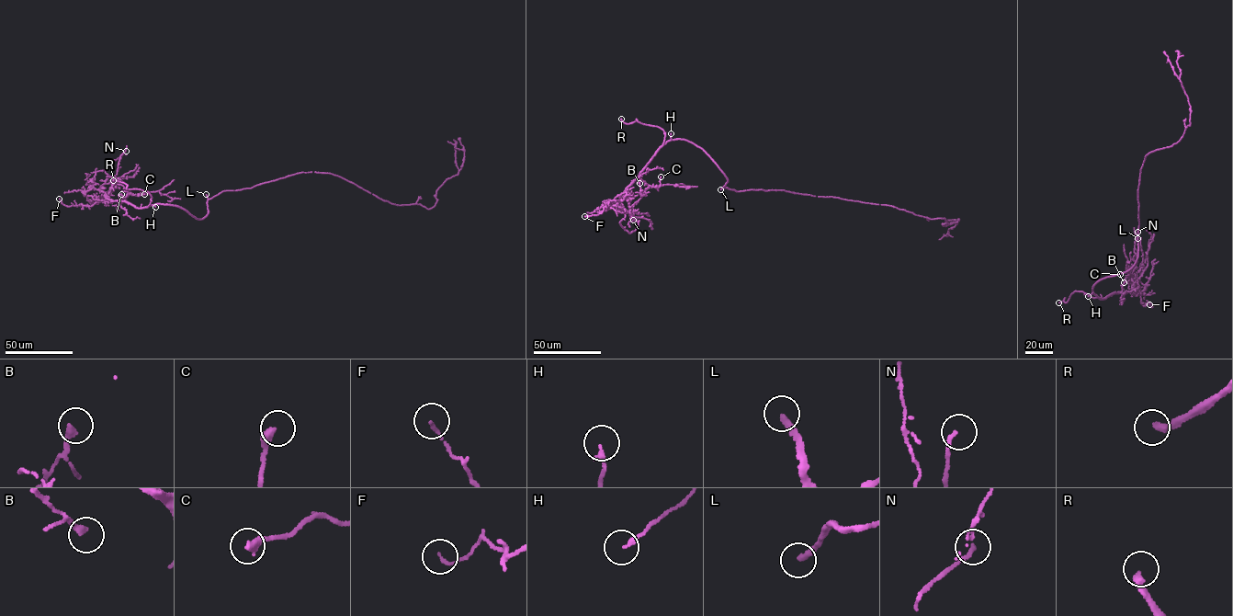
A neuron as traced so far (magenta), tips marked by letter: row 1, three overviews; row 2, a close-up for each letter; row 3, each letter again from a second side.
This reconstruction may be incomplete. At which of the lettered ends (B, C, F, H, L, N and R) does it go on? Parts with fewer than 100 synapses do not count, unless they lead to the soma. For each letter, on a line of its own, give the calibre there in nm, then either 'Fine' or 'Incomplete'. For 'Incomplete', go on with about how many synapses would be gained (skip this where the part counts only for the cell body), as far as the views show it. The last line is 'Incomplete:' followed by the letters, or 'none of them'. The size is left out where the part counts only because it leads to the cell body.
B: Thickness 240 nm. Fine
C: Thickness 320 nm. Fine
F: Thickness 130 nm. Fine
H: Thickness 170 nm. Fine
L: Thickness 260 nm. Incomplete. Roughly 300 synapses
N: Thickness 150 nm. Fine
R: Thickness 240 nm. Incomplete
Incomplete: L, R

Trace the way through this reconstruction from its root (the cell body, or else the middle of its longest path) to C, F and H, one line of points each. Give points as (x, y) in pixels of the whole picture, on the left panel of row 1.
C: (253, 187), (223, 190), (209, 199), (208, 214), (200, 219), (175, 205), (140, 208), (118, 200), (144, 194)
F: (253, 187), (209, 199), (200, 219), (174, 205), (140, 208), (106, 198), (70, 206), (59, 199)
H: (253, 187), (223, 190), (209, 199), (208, 214), (201, 219), (175, 205), (156, 204), (155, 207)

